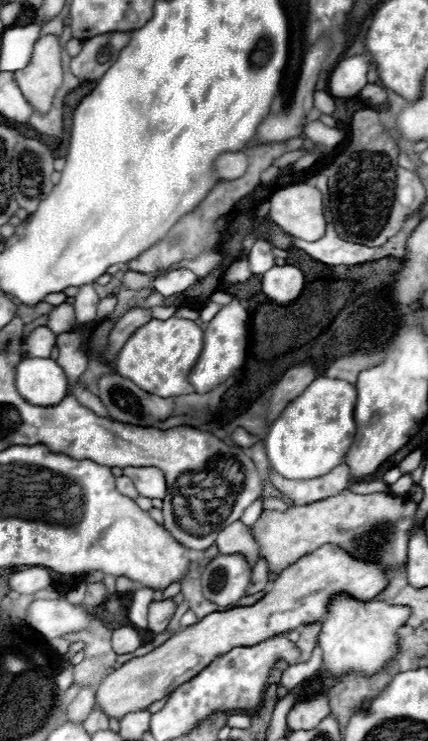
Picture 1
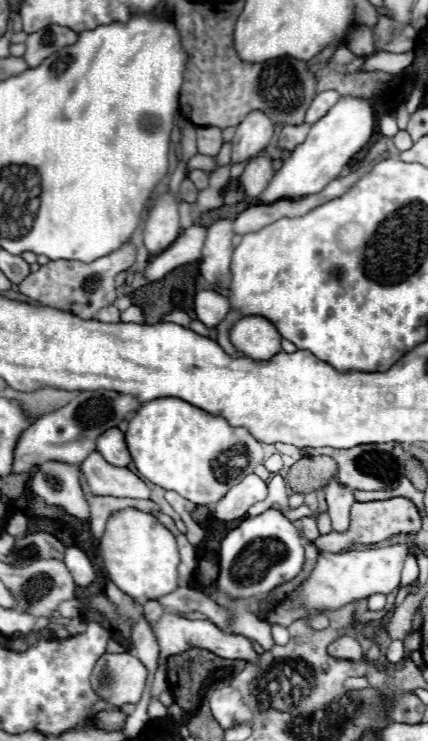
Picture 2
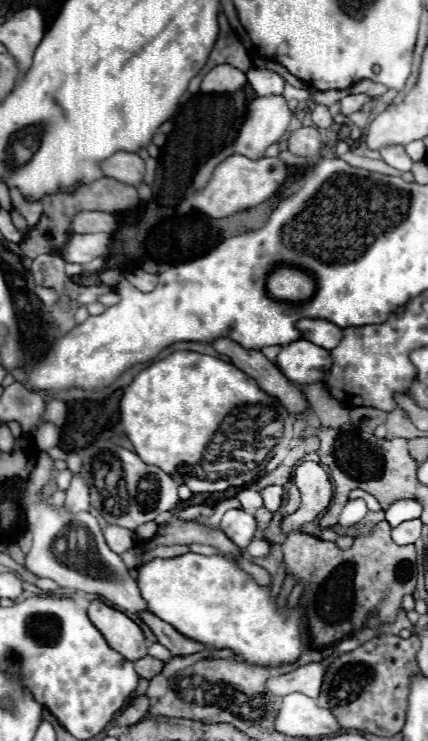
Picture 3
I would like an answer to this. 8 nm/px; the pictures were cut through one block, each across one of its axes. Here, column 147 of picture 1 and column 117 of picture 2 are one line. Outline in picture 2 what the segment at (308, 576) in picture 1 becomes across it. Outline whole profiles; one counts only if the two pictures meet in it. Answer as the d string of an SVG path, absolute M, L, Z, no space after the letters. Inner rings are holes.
M106 652L94 666L92 688L102 700L120 708L140 700L146 676L148 672L136 656Z

